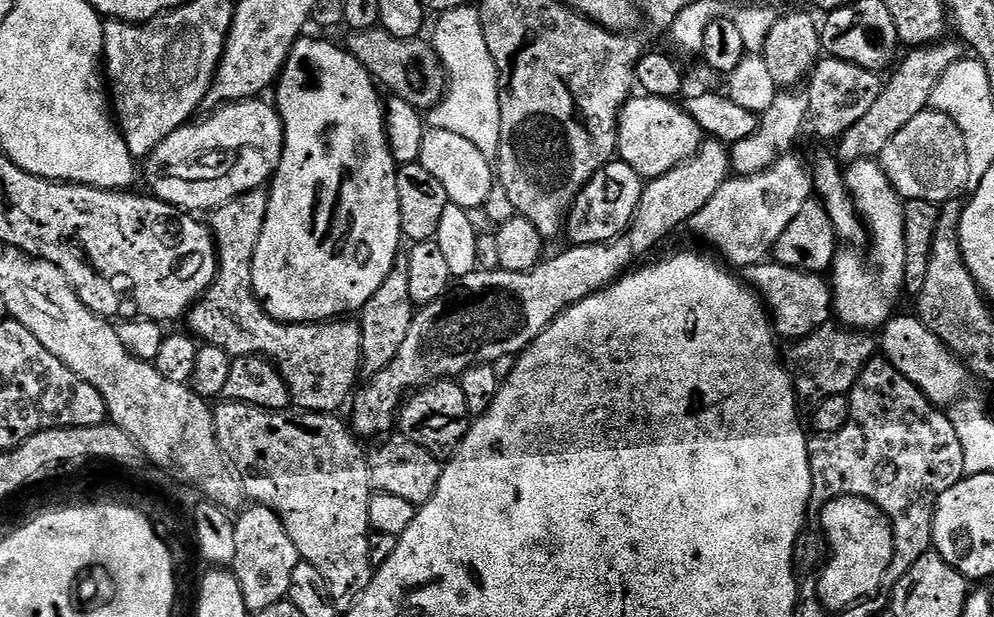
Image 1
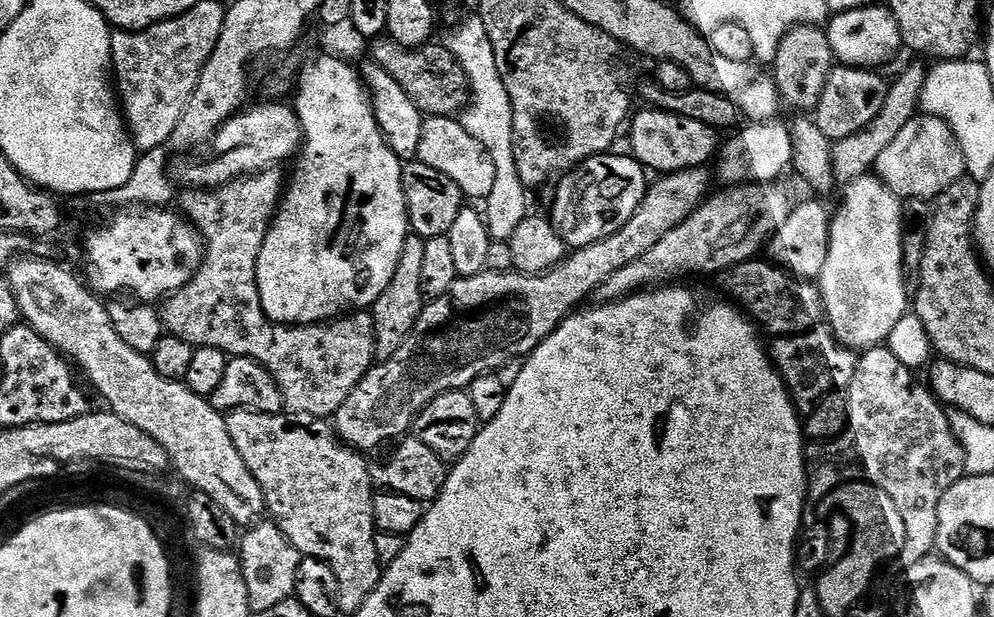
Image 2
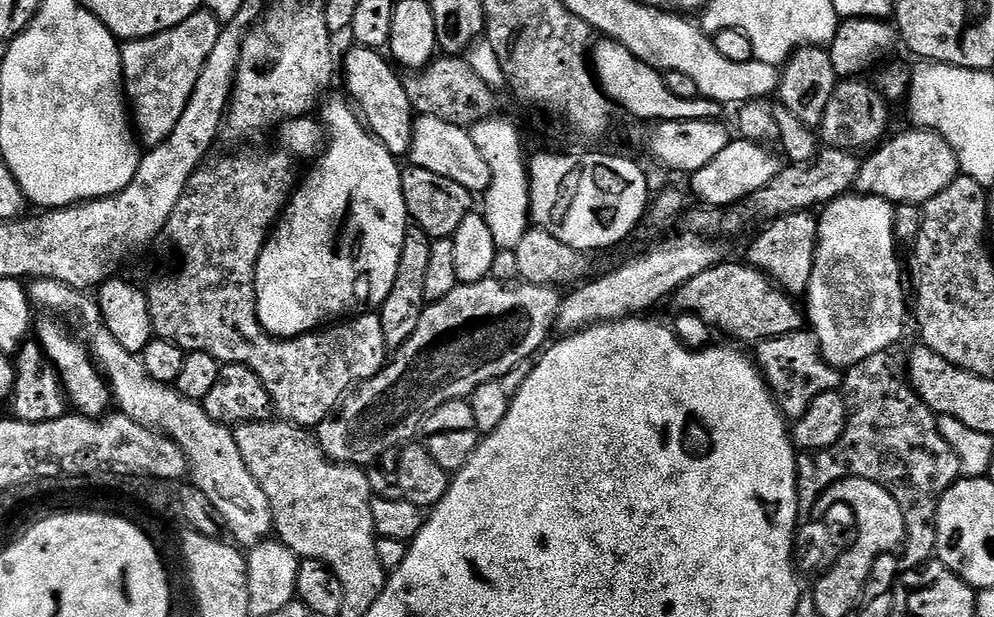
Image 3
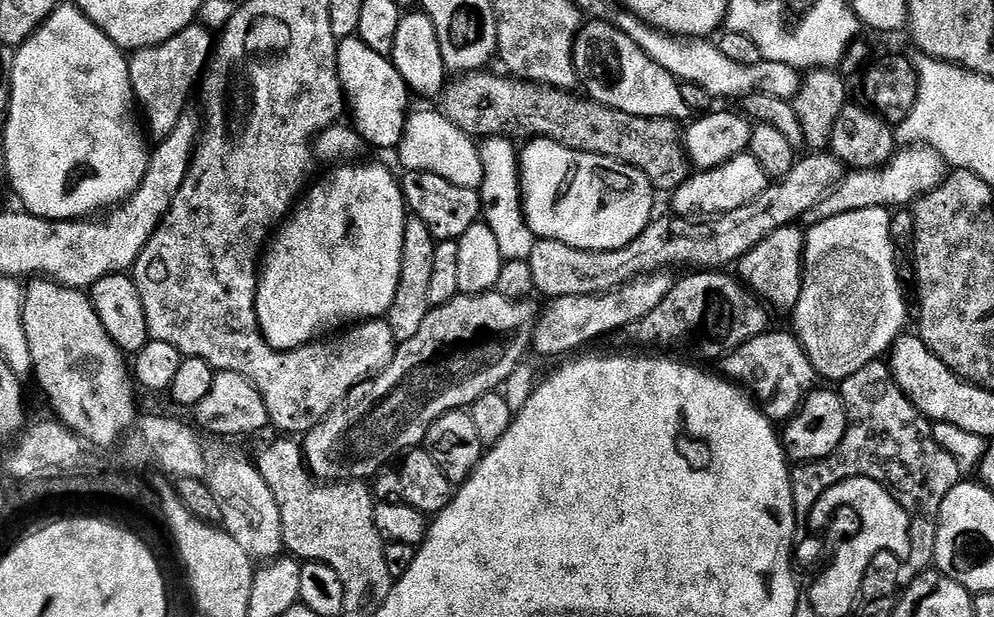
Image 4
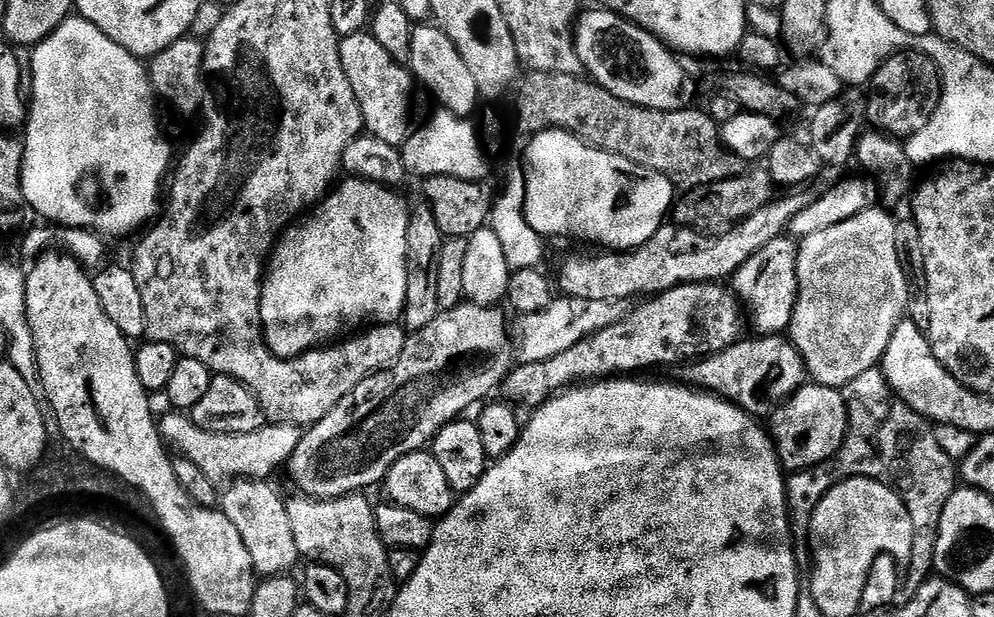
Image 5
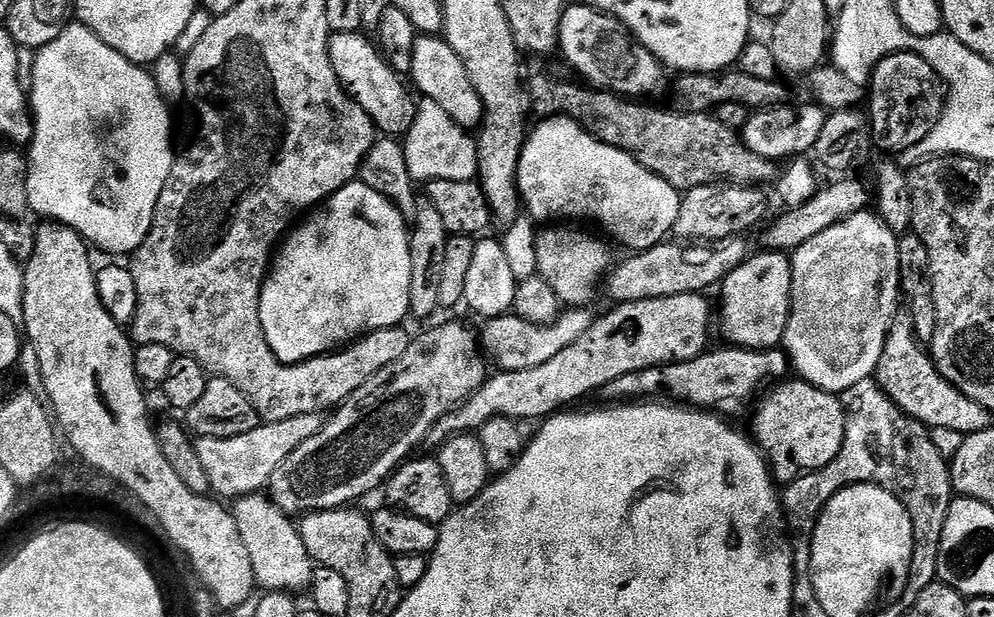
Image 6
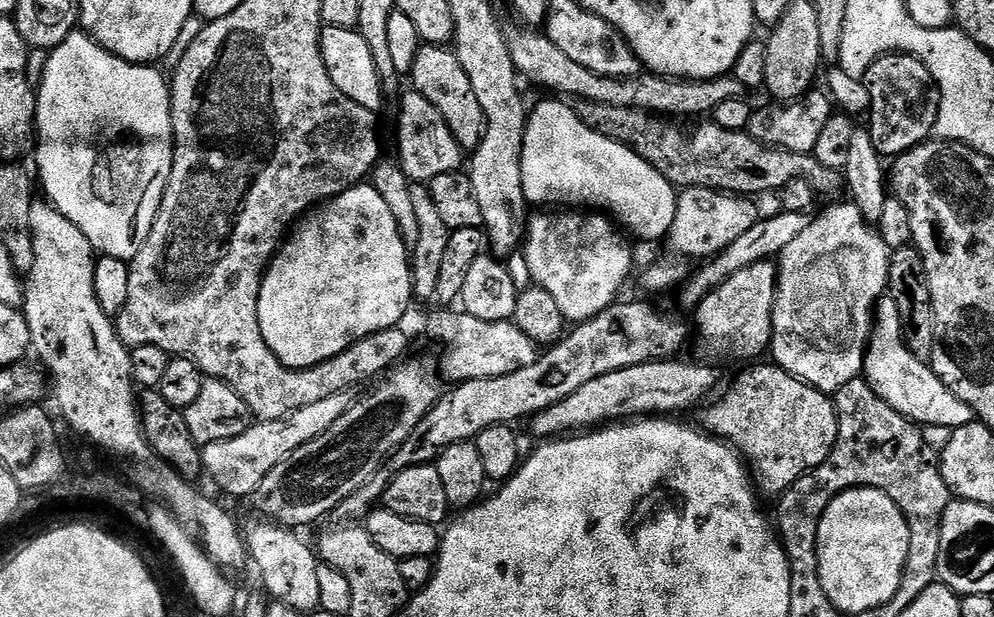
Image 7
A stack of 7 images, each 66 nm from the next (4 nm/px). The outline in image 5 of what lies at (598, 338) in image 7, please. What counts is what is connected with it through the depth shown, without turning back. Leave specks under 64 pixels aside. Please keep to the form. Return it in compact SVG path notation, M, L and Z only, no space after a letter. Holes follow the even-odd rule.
M720 282L710 284L683 284L658 296L637 303L636 309L625 311L624 317L606 330L590 334L578 346L546 362L530 362L513 367L502 385L503 399L513 405L525 404L535 410L553 396L579 385L621 374L640 374L643 368L664 368L667 364L683 365L697 357L711 356L713 352L734 346L745 335L746 313L731 287Z

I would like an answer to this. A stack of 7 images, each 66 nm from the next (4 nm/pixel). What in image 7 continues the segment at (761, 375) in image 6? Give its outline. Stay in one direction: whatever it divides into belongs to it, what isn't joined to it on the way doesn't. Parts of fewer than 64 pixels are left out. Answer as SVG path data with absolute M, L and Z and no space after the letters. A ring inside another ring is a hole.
M680 359L651 360L638 366L626 366L626 370L614 370L614 374L602 374L602 378L593 378L586 382L586 386L574 390L570 398L562 398L562 402L531 417L533 434L537 441L548 442L565 434L580 434L617 422L652 418L657 414L676 414L672 412L684 412L687 408L699 409L717 391L716 383L720 376L712 369L715 367L711 363L687 364Z

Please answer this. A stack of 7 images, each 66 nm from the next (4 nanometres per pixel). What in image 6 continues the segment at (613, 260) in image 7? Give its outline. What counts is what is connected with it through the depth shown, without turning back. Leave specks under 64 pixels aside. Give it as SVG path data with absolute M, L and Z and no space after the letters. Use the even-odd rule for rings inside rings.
M544 226L535 233L536 271L558 294L561 305L588 306L596 292L596 279L609 271L608 248L596 236L576 228Z

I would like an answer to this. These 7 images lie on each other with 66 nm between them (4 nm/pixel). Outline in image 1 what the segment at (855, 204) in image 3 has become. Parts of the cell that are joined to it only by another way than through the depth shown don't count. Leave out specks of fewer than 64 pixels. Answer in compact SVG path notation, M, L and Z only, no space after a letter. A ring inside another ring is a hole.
M875 159L858 160L847 165L844 180L848 183L864 223L868 225L872 260L876 265L871 268L856 253L859 251L837 251L836 260L830 269L834 316L849 330L880 330L897 311L896 299L901 298L904 286L907 254L904 204L902 197L892 187L890 178L884 173L884 168Z

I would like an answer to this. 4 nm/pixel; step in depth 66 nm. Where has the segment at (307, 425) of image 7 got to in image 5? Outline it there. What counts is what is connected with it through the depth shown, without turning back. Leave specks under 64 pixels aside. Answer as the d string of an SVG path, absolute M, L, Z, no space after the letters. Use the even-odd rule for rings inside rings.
M169 413L158 422L161 438L173 451L194 462L206 478L218 486L237 479L269 479L279 466L281 469L287 465L302 435L302 430L290 423L265 424L248 434L214 434L213 431L202 430L185 413Z

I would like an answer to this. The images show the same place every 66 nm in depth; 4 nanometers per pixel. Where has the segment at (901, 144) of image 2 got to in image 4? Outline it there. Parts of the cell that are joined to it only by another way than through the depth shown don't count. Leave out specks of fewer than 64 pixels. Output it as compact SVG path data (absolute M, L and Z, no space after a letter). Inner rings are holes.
M904 146L896 152L888 164L881 168L855 169L845 175L840 187L832 192L814 210L810 210L806 220L809 225L829 220L838 214L850 214L854 210L870 210L871 208L886 208L897 210L903 204L915 205L920 197L927 192L933 192L950 171L938 150L927 146Z

